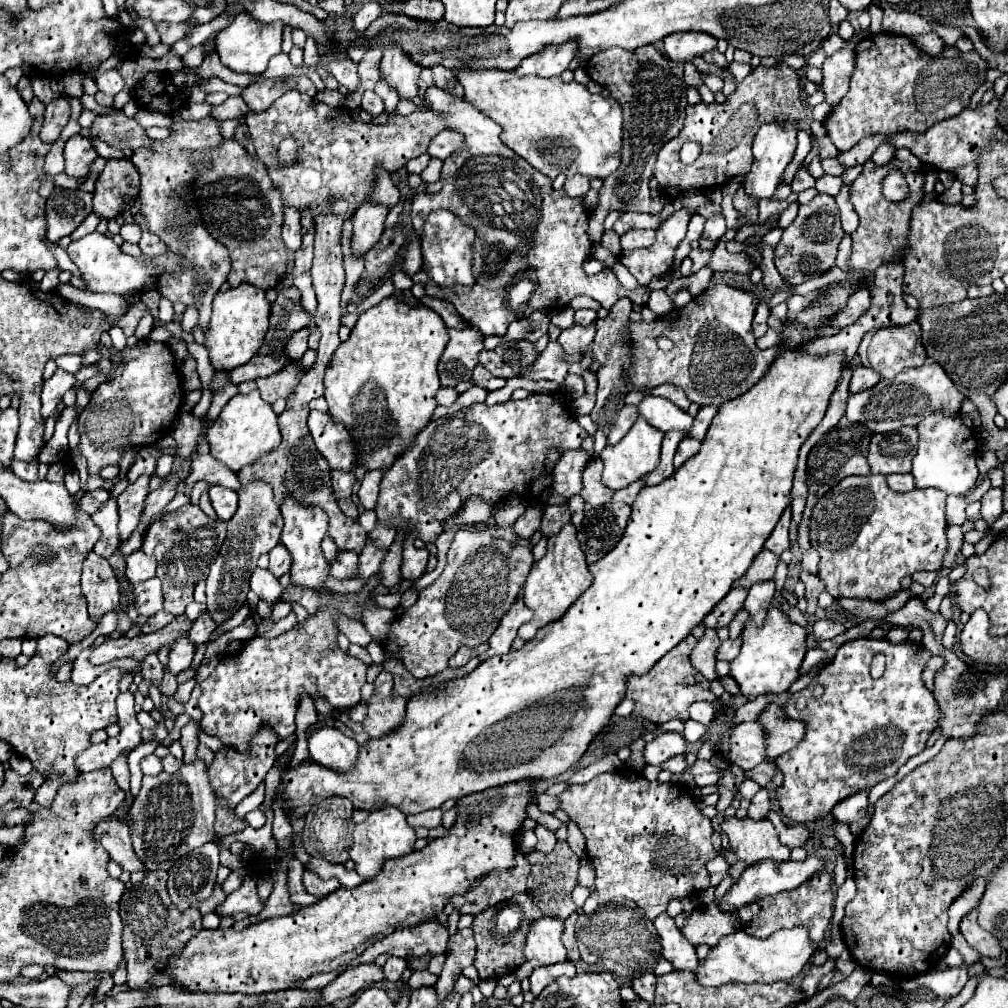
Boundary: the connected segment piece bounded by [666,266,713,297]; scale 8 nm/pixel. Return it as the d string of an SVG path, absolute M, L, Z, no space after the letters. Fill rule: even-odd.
M704 266L692 276L670 281L666 287L666 293L669 297L671 297L677 291L687 289L691 294L693 294L693 296L699 296L701 292L708 288L712 275L712 270L707 266Z

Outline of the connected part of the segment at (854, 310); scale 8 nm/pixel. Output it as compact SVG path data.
M859 288L859 290L855 290L849 296L845 308L839 310L837 314L833 314L827 322L829 322L829 326L835 326L835 328L851 326L853 322L857 322L869 310L869 306L871 306L871 294L869 294L869 290L867 288Z

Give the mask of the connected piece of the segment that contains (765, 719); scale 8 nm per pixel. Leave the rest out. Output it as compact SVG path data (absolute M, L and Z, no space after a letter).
M773 702L763 710L759 722L767 726L767 734L771 738L771 742L767 742L767 756L771 760L795 748L805 736L805 722L789 718L785 710Z

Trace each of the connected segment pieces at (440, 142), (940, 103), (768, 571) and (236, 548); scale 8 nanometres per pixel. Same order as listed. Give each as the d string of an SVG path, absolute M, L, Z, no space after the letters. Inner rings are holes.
M443 130L441 134L437 134L433 140L431 140L431 146L429 146L429 156L433 158L439 158L439 160L447 160L455 150L459 150L463 146L463 136L457 134L455 130Z
M881 32L877 36L865 36L855 48L855 70L851 76L851 88L841 98L839 106L825 118L827 136L833 140L839 152L851 150L863 136L871 134L895 134L895 132L915 132L921 134L933 124L951 118L969 106L971 94L985 82L985 60L979 58L977 52L961 54L955 46L947 46L937 58L931 58L919 52L909 38Z
M763 548L763 550L755 556L751 568L749 568L739 580L735 580L733 586L735 586L735 588L739 588L739 586L749 588L749 586L753 586L755 582L761 582L761 580L773 578L773 576L775 576L777 560L779 560L779 558L777 558L773 552L769 552L769 550Z
M253 482L251 486L241 486L241 490L239 490L239 510L227 522L227 540L221 546L219 556L217 556L217 560L211 566L211 572L207 576L207 610L211 610L211 618L217 624L221 624L223 620L227 620L247 600L251 570L255 570L257 558L261 554L269 552L271 548L275 548L281 542L281 530L283 530L283 518L281 518L279 506L275 506L275 502L273 502L271 486L267 486L265 482Z

